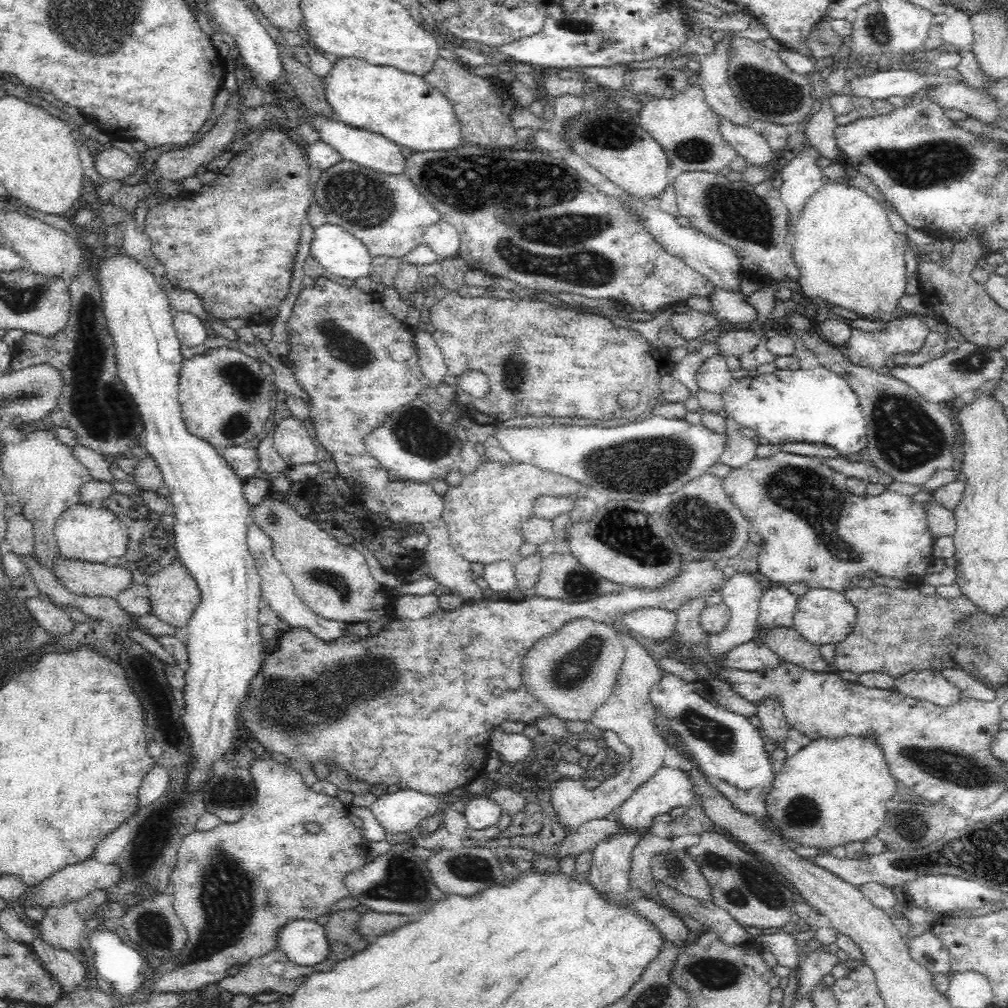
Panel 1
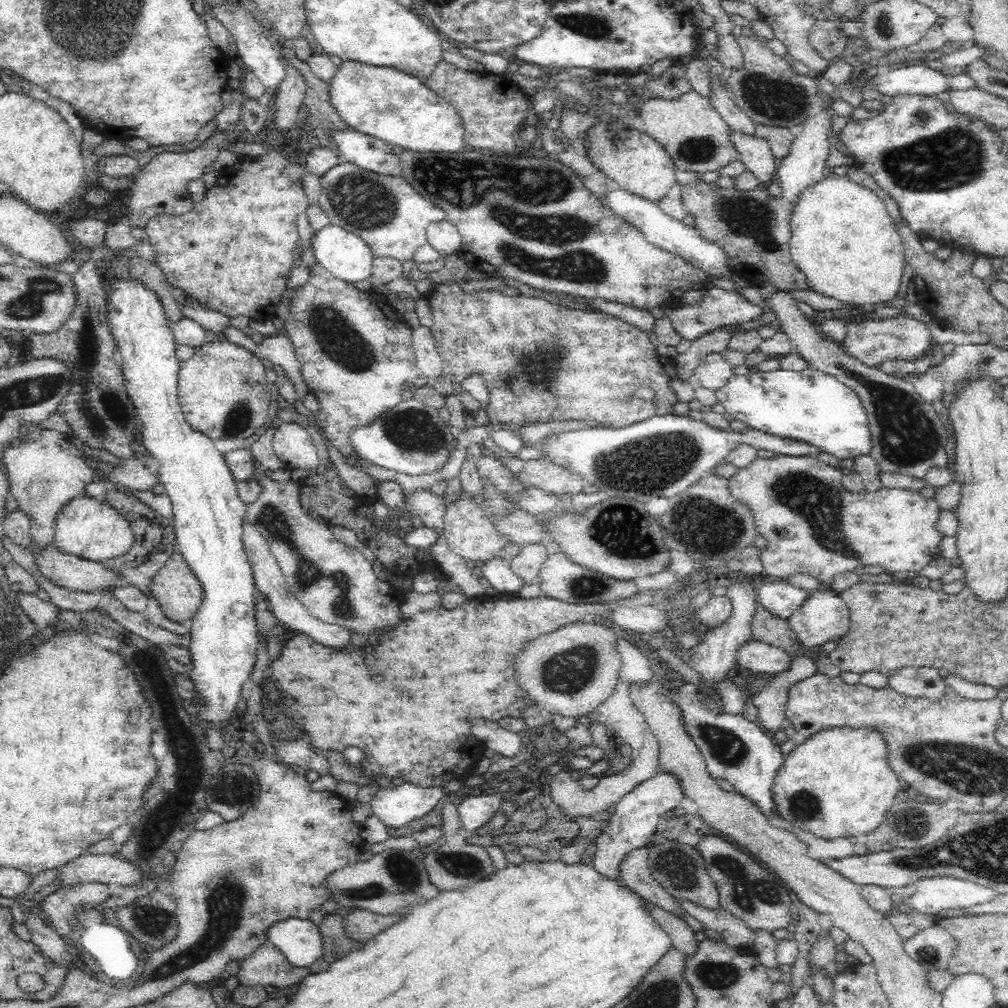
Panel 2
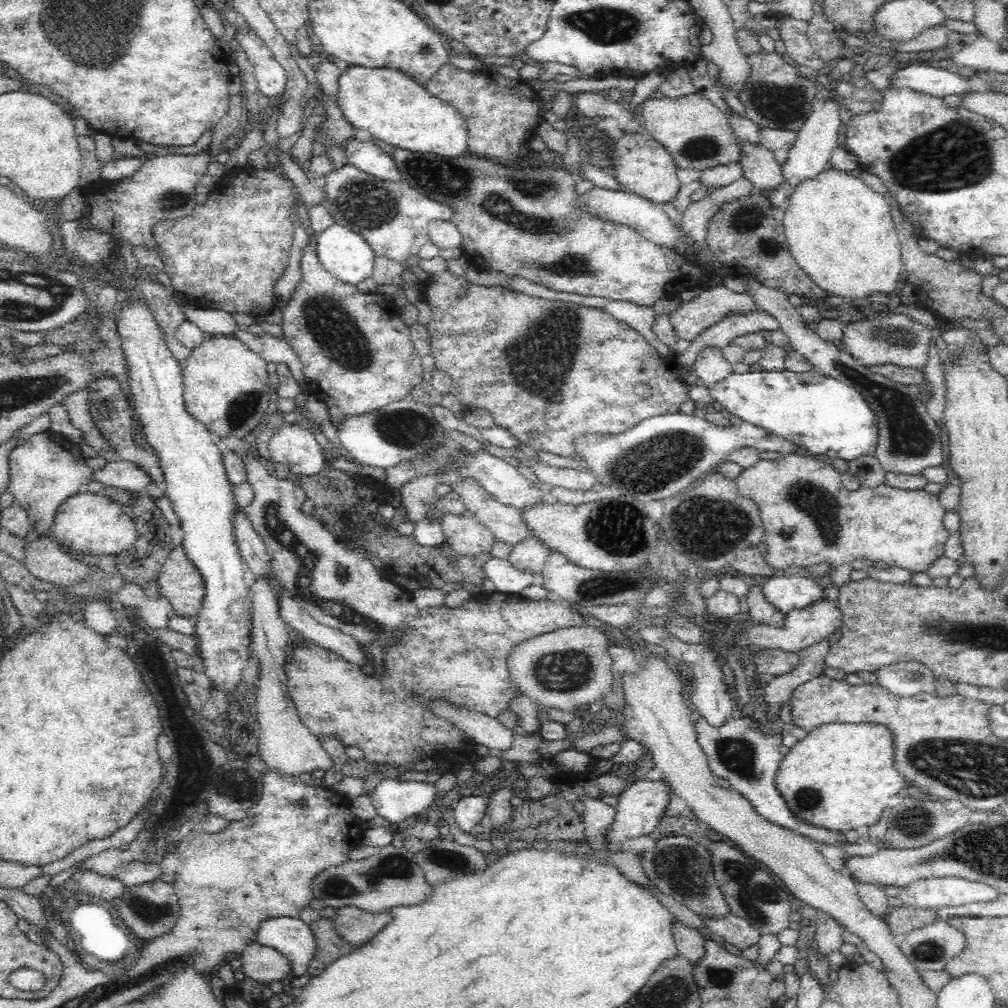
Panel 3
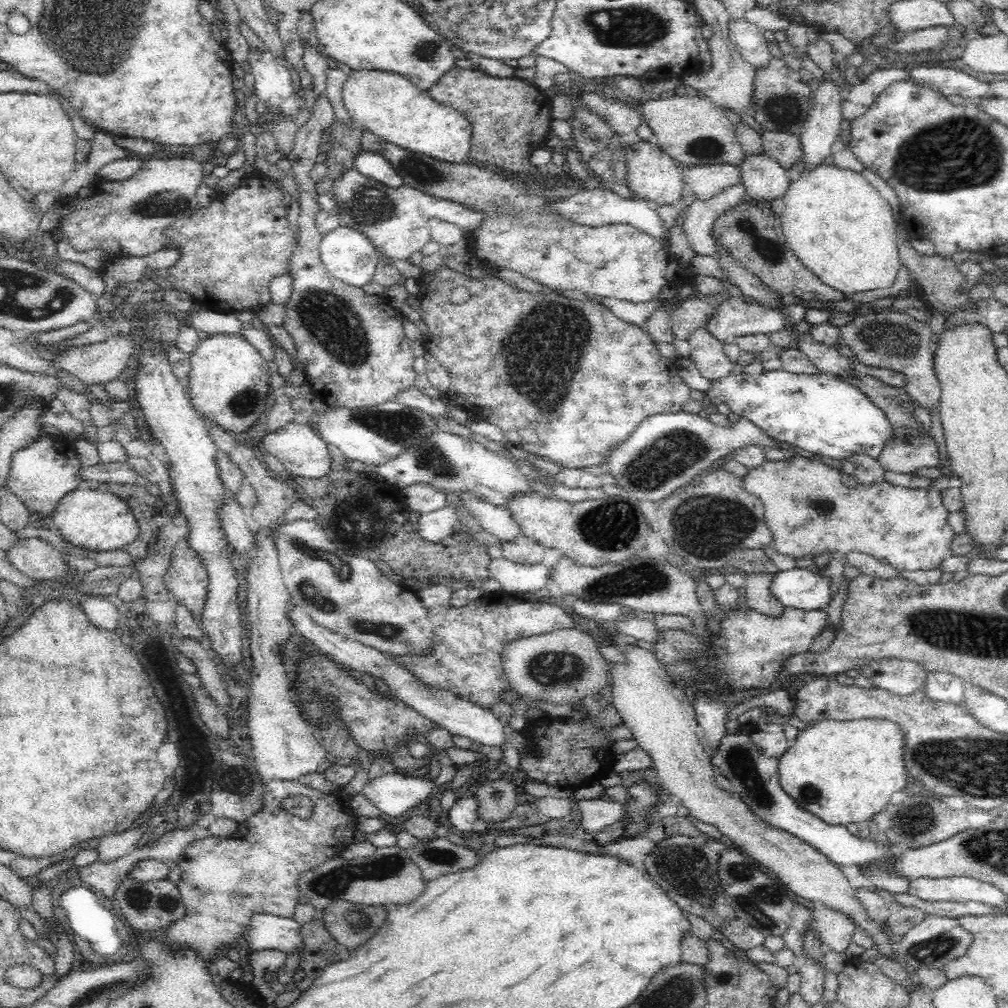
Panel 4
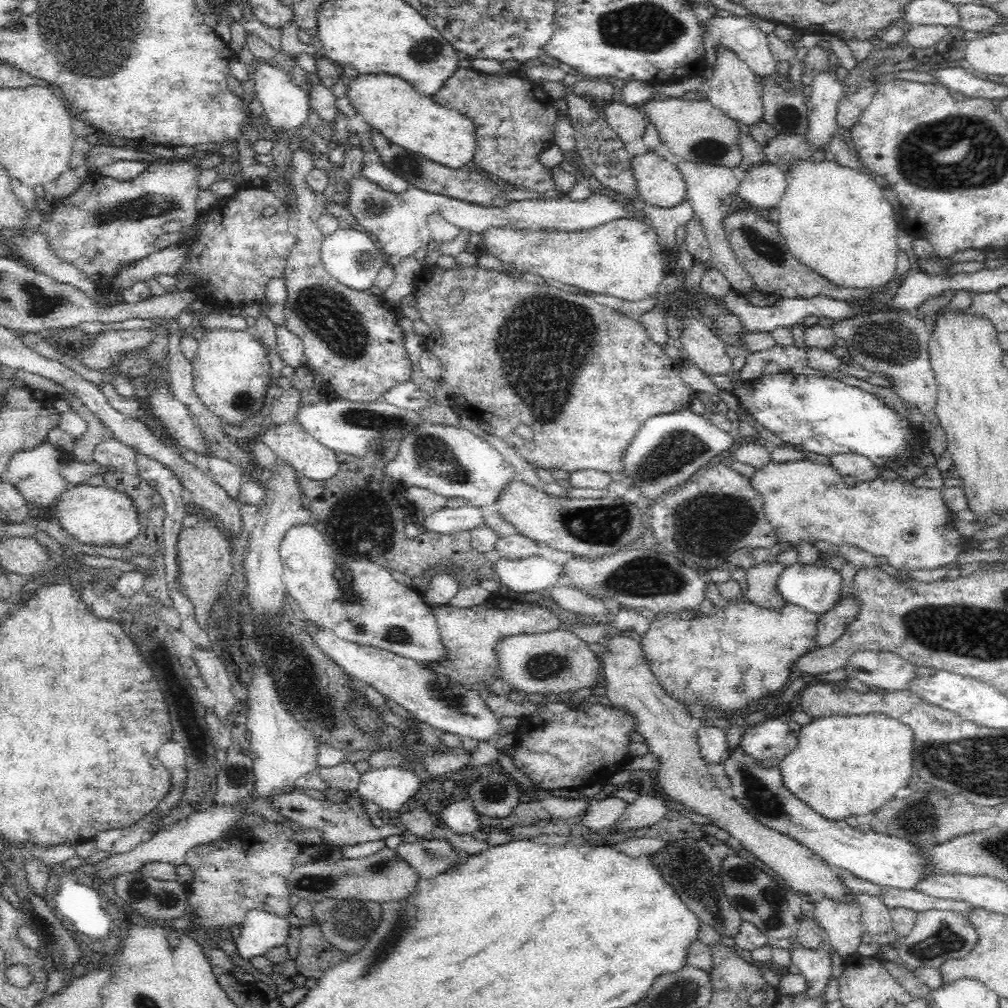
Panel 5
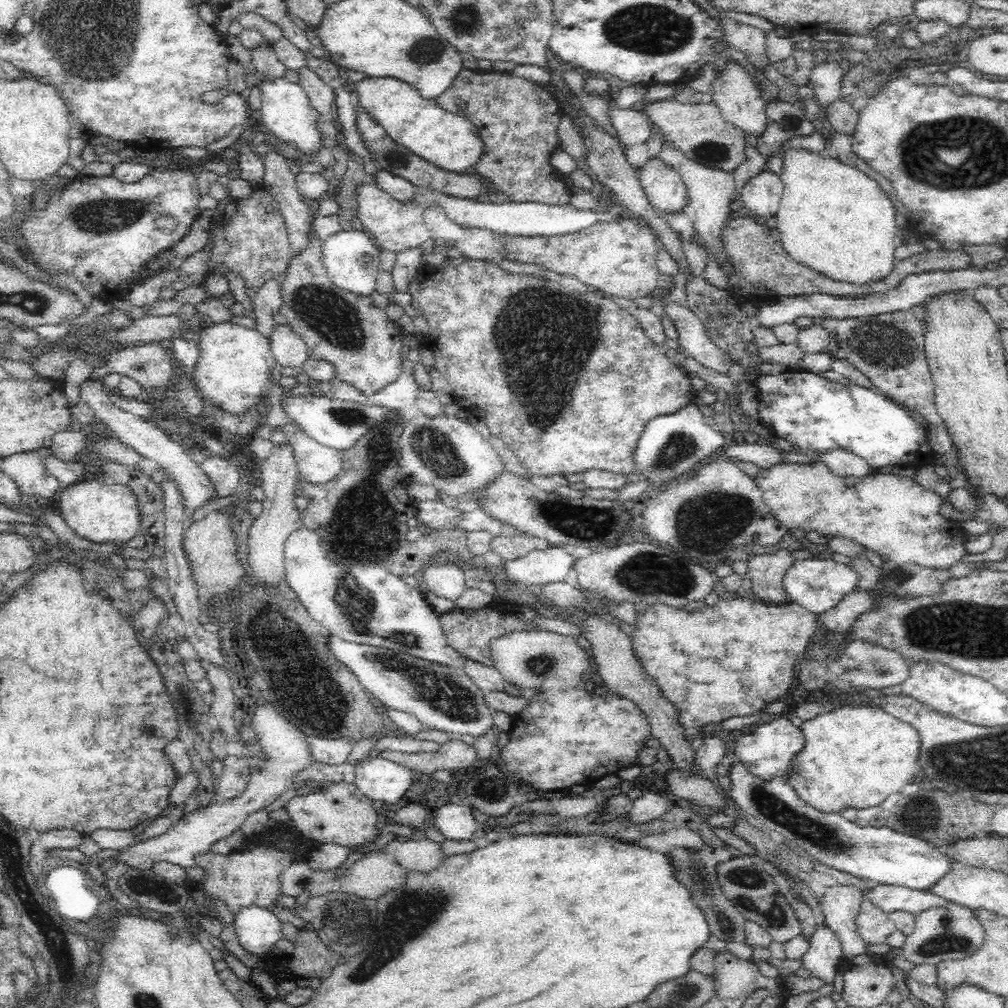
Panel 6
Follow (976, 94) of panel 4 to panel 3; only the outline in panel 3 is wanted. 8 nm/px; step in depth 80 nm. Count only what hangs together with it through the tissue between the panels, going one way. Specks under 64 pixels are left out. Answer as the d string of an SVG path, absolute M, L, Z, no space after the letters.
M908 66L904 70L897 70L894 74L894 82L890 87L895 86L912 87L915 91L936 95L937 97L956 96L972 94L972 86L968 77L950 70L934 68L934 66Z

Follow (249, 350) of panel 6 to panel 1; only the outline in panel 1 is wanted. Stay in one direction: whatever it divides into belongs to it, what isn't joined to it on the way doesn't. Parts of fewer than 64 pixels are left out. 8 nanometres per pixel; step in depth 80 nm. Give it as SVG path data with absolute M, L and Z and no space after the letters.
M208 348L204 354L186 359L179 370L179 401L184 424L190 433L206 439L214 448L225 448L234 444L244 444L256 436L270 416L270 390L262 388L266 375L262 373L257 360L240 352L238 348Z

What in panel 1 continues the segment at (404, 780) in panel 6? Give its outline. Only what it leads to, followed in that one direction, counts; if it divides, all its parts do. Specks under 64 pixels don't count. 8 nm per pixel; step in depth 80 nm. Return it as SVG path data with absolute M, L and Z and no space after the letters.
M400 788L392 794L376 797L370 809L388 833L404 834L434 815L444 805L440 802L440 795Z

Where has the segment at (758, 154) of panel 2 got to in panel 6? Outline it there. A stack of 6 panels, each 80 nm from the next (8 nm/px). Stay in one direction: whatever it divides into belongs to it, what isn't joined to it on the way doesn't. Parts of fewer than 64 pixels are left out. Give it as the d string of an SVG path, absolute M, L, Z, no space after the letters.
M766 170L754 176L742 190L740 203L750 210L752 218L765 222L777 216L784 185L778 174Z

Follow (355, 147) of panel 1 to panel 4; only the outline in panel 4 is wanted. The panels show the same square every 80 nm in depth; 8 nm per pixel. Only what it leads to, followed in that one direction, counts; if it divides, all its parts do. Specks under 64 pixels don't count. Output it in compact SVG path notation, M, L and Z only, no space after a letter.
M362 149L360 156L356 158L356 169L360 174L381 182L390 188L400 188L404 185L403 178L386 162L383 156L374 150Z

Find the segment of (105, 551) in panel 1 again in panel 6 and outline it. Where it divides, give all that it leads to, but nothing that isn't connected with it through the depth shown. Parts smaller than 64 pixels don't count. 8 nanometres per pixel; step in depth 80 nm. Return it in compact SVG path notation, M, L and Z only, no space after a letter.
M92 478L64 487L58 497L59 513L66 524L80 537L95 543L114 543L120 547L141 527L136 494L128 485L115 482L108 485L101 478Z

